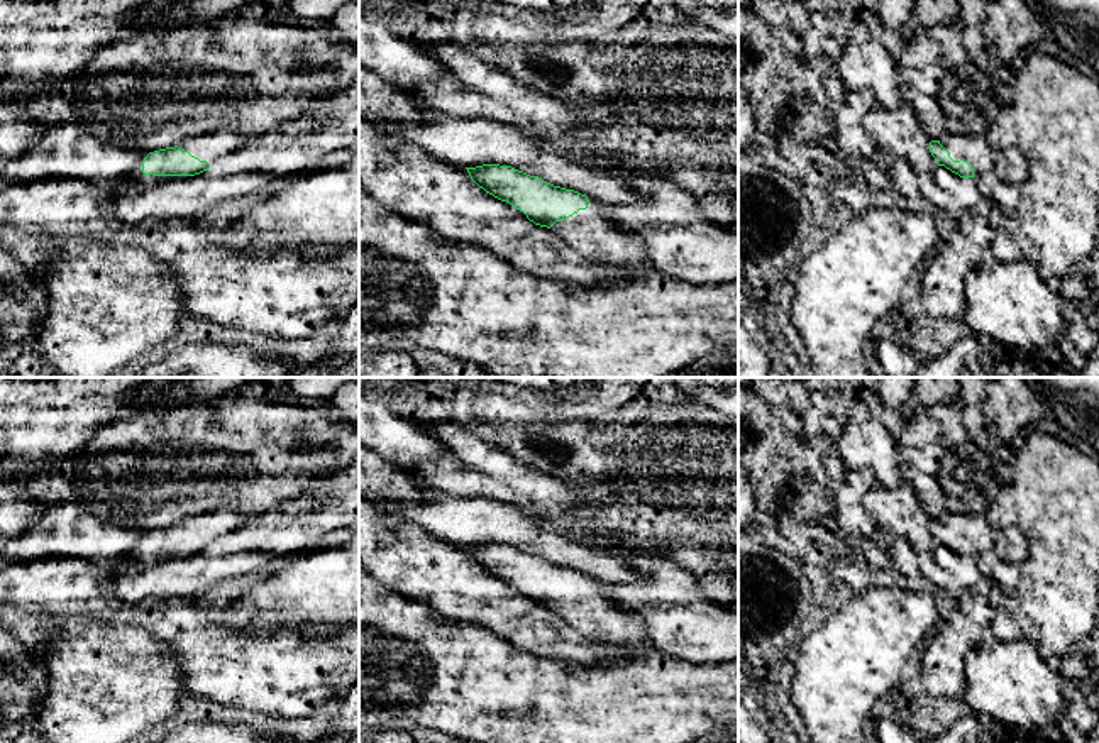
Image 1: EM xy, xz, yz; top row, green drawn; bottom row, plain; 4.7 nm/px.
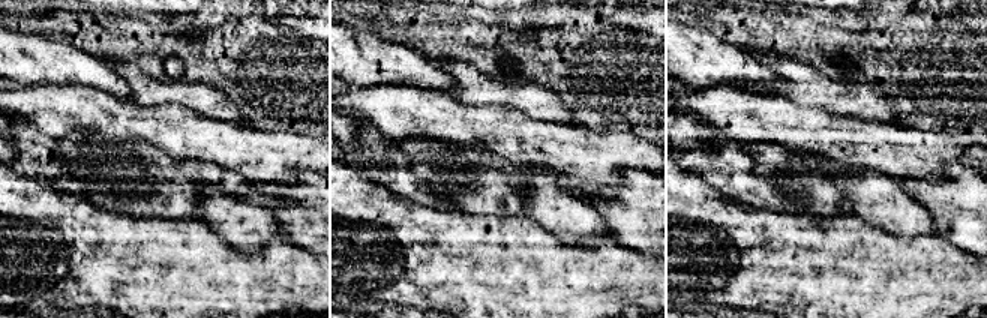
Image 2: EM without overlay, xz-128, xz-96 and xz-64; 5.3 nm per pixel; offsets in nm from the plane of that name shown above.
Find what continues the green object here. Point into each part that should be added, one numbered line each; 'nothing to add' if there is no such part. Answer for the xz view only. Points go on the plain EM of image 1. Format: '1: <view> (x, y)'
1: xz (588, 611)

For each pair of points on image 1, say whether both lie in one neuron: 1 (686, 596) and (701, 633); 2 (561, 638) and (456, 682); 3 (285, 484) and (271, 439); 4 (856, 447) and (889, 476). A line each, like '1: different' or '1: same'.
1: same
2: different
3: same
4: same

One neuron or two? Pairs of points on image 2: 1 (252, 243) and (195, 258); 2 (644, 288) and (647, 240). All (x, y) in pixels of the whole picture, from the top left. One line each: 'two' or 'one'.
1: two
2: two

